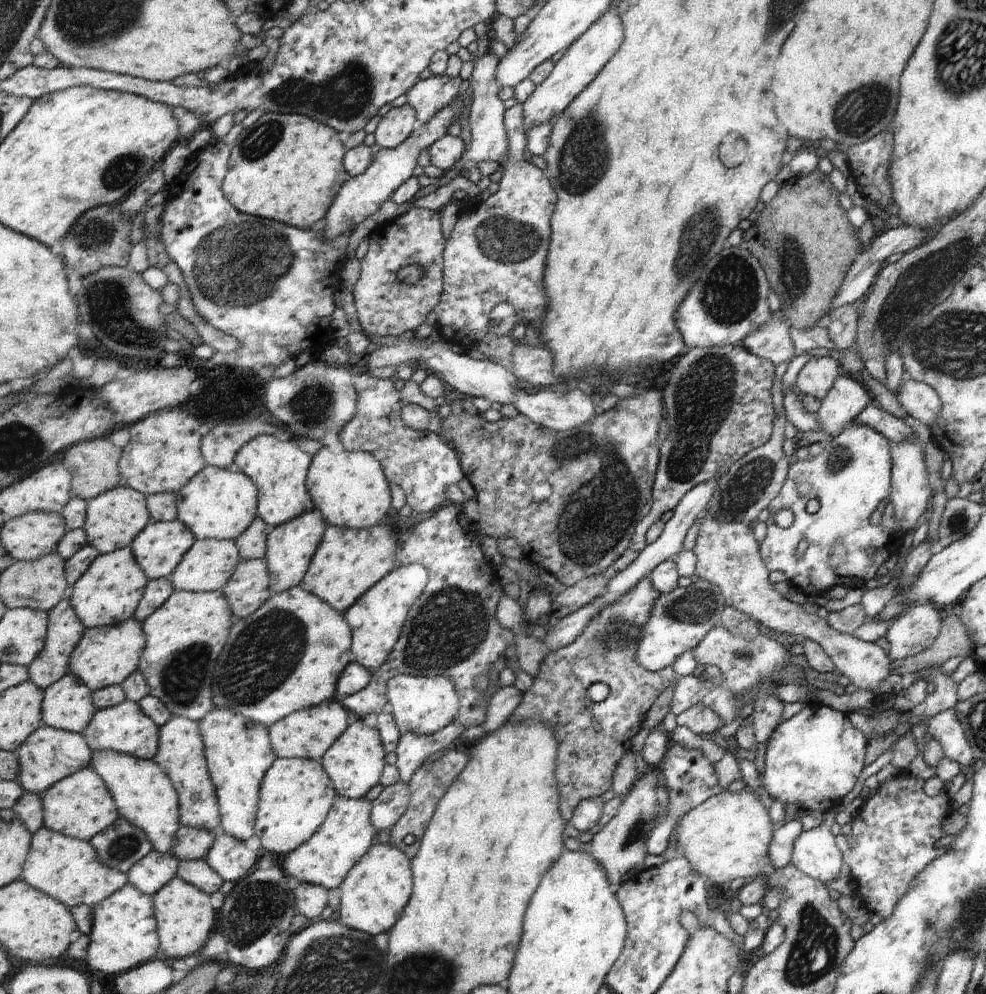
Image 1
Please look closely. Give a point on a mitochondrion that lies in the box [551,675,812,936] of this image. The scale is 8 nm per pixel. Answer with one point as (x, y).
(637, 830)

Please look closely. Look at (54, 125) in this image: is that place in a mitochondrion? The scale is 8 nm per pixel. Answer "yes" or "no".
no

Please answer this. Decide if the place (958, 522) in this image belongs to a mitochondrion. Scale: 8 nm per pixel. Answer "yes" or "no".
yes

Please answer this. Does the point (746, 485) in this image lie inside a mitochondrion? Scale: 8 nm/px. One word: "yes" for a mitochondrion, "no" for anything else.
yes

